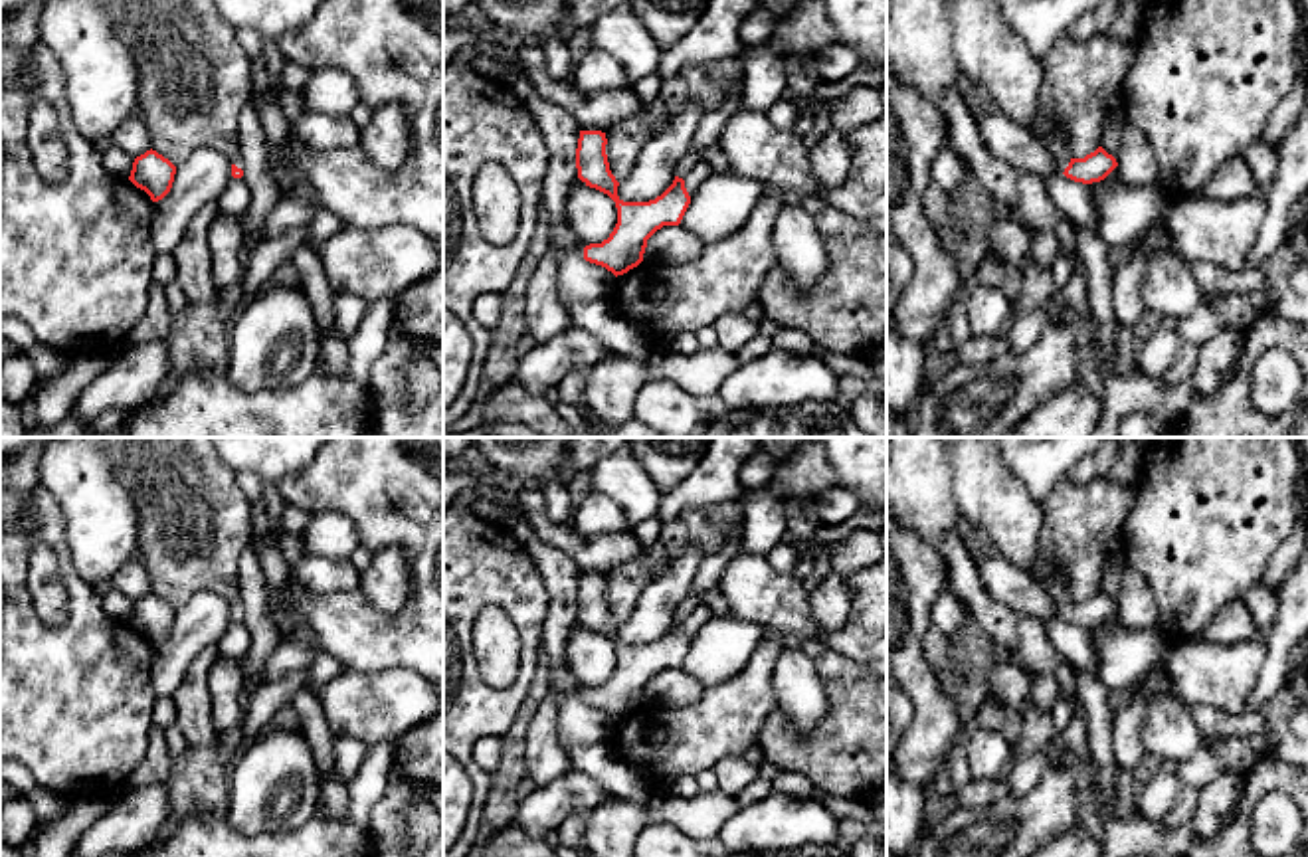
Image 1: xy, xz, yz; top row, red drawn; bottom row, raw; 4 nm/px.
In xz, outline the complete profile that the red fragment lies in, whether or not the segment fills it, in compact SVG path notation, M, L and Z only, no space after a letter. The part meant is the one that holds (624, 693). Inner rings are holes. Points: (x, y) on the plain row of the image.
M580 574L576 592L578 621L604 637L617 651L617 667L607 683L584 691L584 703L606 711L615 720L627 716L643 705L647 683L663 669L679 669L691 639L685 631L685 618L702 604L702 592L691 590L675 612L673 627L655 643L623 645L617 639L619 625L609 614L606 598L606 576Z

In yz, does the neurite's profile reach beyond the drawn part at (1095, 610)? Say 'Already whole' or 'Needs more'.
Needs more

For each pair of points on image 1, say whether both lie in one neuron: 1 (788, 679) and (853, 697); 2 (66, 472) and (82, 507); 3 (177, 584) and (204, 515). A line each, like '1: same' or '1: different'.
1: different
2: same
3: same

